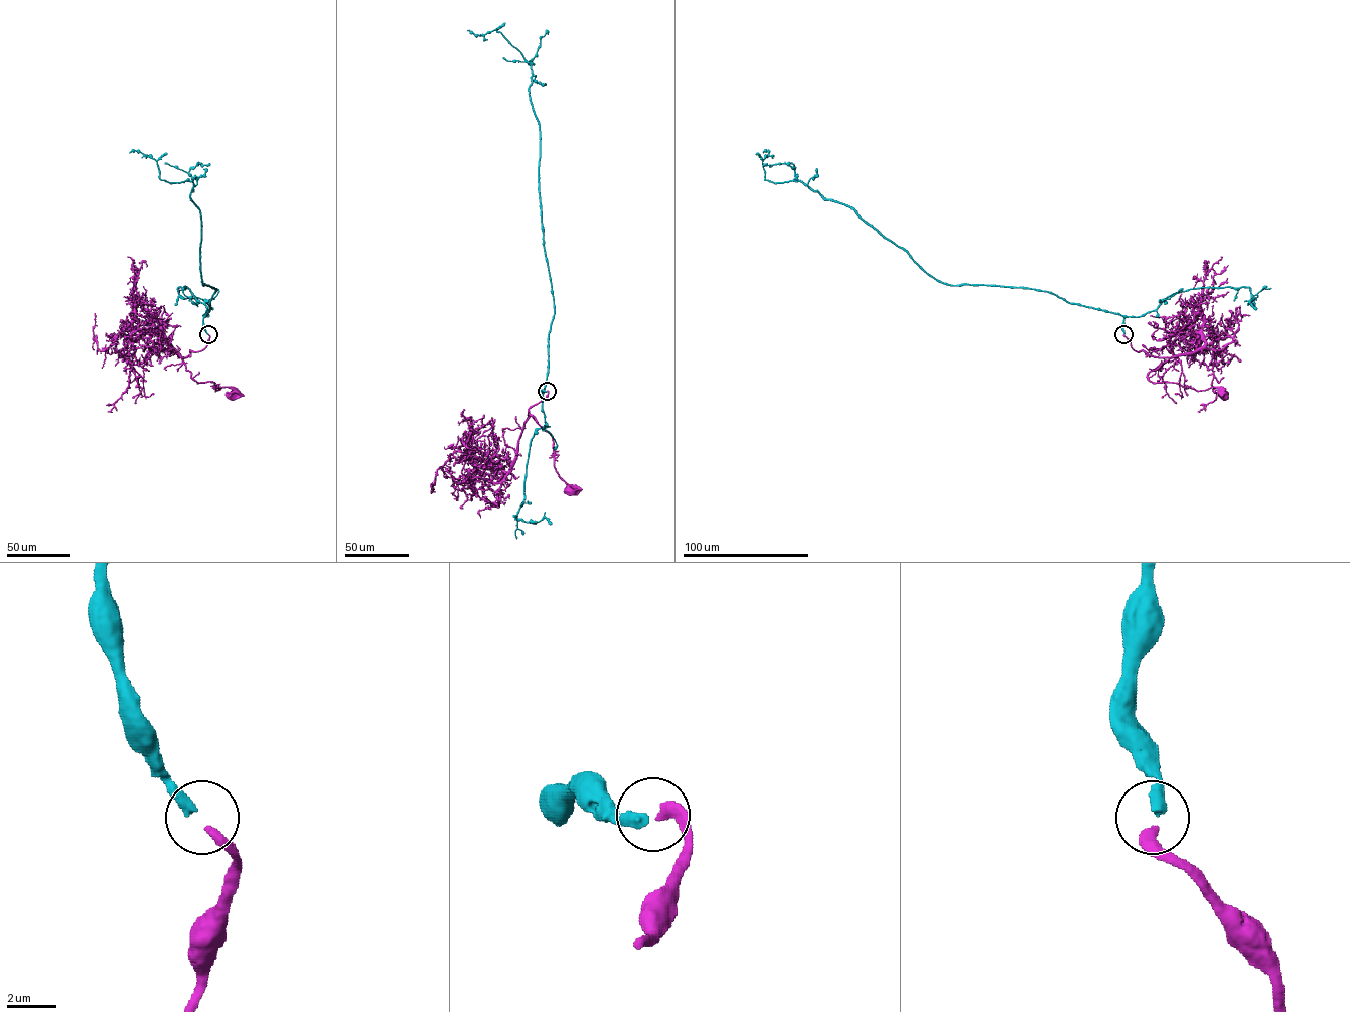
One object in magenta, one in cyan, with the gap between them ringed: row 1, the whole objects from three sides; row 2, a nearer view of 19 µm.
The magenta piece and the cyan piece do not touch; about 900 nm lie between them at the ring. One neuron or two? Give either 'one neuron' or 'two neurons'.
one neuron

